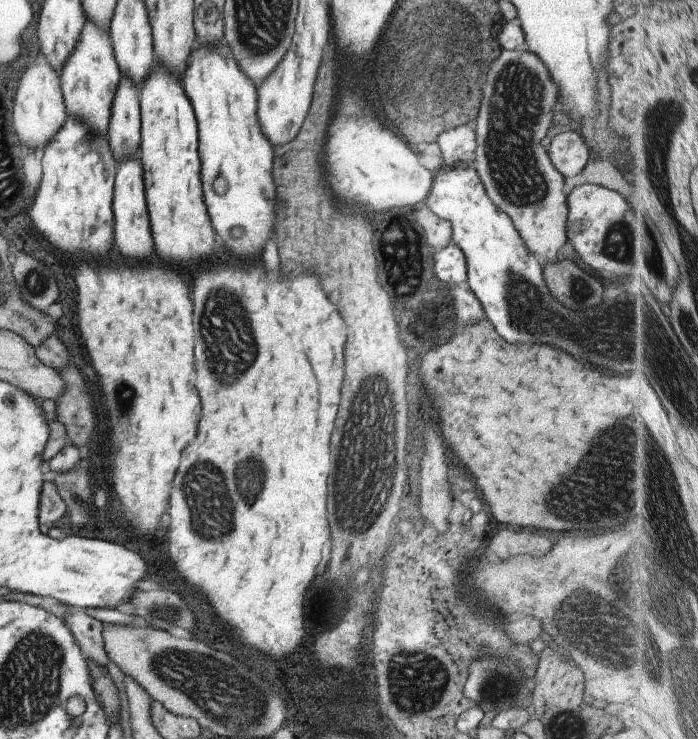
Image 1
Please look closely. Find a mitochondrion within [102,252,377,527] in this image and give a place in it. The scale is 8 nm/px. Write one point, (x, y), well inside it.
(226, 335)

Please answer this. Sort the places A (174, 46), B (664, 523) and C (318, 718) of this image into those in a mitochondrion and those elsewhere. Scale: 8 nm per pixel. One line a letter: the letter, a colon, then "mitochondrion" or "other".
A: other
B: mitochondrion
C: other

